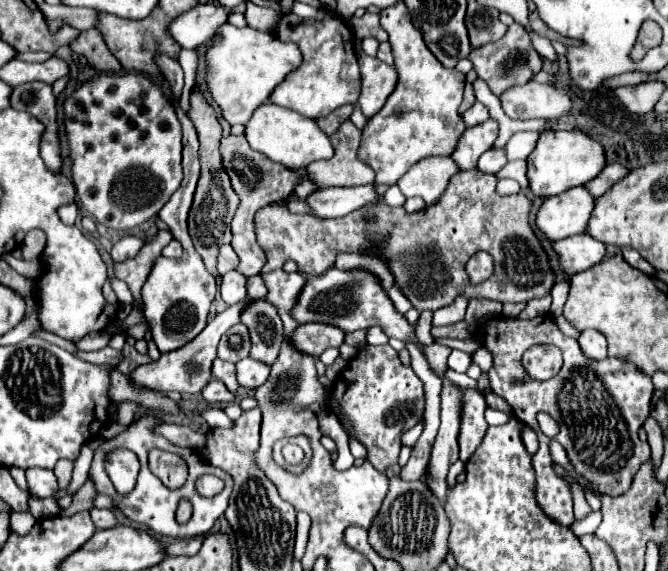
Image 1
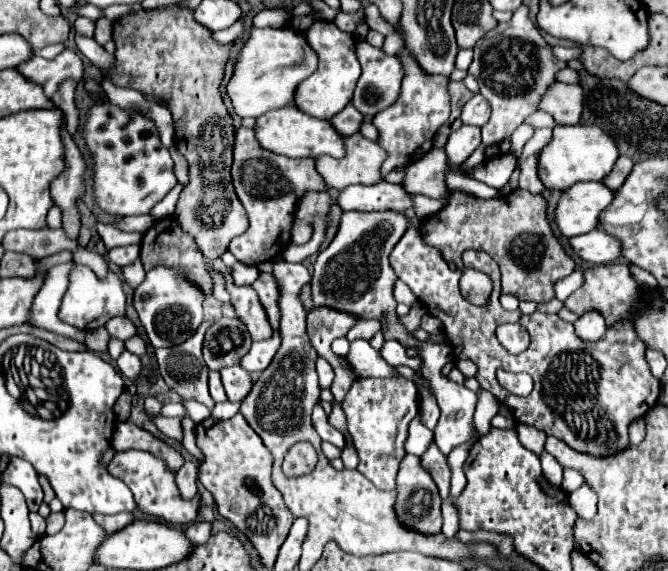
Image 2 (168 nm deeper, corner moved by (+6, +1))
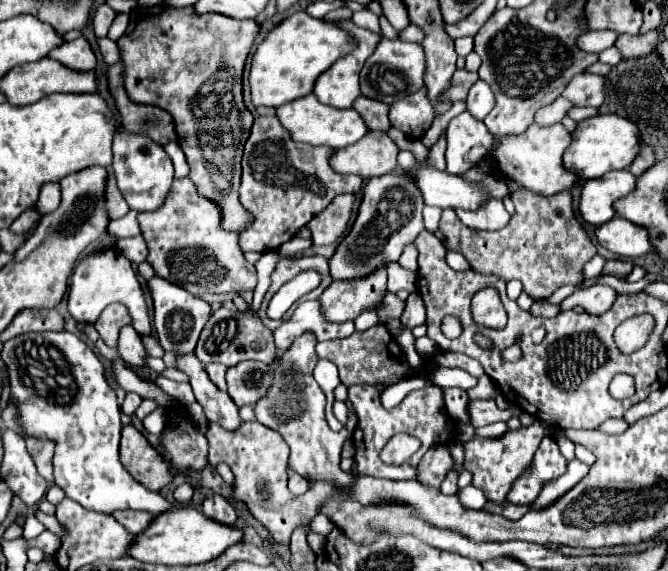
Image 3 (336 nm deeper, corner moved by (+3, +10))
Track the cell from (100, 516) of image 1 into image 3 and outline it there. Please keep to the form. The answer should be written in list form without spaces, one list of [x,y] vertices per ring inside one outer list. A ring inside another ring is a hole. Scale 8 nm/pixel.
[[[117,510],[113,512],[113,518],[117,518],[117,522],[121,522],[121,526],[125,526],[125,530],[135,536],[145,530],[145,526],[153,520],[153,514],[145,510]]]

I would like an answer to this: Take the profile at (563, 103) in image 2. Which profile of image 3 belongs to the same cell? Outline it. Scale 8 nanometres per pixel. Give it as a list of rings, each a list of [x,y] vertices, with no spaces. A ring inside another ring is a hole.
[[[583,72],[577,74],[577,78],[569,82],[569,86],[565,86],[565,94],[561,96],[569,98],[569,102],[573,102],[575,106],[599,108],[603,104],[603,84],[603,76]]]

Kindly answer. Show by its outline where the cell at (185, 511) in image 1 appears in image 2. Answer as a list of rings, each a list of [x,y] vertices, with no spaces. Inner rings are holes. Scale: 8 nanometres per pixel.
[[[186,461],[176,472],[176,484],[180,493],[187,493],[187,497],[194,497],[198,491],[196,480],[198,479],[197,464]]]

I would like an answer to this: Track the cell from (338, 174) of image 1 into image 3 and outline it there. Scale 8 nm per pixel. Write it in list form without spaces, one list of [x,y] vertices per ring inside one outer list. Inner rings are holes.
[[[369,132],[353,146],[333,150],[331,166],[341,174],[357,174],[373,178],[389,174],[397,168],[397,144],[385,132]]]

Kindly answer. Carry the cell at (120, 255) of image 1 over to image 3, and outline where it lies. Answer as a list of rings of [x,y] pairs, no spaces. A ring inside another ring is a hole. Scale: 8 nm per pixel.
[[[141,234],[139,236],[131,236],[131,238],[121,238],[117,242],[117,248],[133,264],[139,264],[139,262],[143,262],[147,258],[147,244],[145,244],[145,240],[143,240]]]

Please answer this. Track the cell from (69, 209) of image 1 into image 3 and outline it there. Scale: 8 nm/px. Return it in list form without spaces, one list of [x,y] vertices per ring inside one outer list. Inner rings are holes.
[[[51,182],[51,184],[45,184],[45,188],[41,190],[41,196],[39,196],[39,202],[35,206],[35,210],[39,214],[51,214],[59,208],[59,202],[61,202],[61,192],[59,192],[59,184]]]

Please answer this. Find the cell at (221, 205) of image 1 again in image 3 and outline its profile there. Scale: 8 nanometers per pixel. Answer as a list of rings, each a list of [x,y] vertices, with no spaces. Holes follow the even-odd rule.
[[[153,6],[135,8],[127,32],[117,40],[125,64],[127,96],[137,104],[159,106],[173,116],[179,146],[191,168],[189,180],[203,198],[217,202],[221,226],[233,232],[243,232],[253,222],[253,214],[239,202],[241,154],[253,124],[253,116],[243,104],[241,76],[257,32],[255,20],[195,14],[191,6]]]

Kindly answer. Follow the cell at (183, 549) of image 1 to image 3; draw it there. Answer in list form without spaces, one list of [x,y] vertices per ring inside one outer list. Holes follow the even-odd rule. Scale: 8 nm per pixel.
[[[219,494],[209,496],[209,498],[201,504],[201,512],[203,512],[207,518],[211,518],[211,520],[215,520],[215,522],[221,522],[221,524],[227,524],[227,526],[233,526],[235,520],[237,520],[237,514],[235,514],[233,504],[231,504],[227,498],[219,496]]]

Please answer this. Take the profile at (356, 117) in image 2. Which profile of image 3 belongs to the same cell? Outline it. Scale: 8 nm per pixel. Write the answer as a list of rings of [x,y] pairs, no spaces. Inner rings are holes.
[[[359,96],[357,102],[353,104],[353,108],[361,114],[361,118],[365,120],[365,126],[369,126],[369,130],[387,130],[391,126],[389,118],[387,118],[389,106],[383,102]]]

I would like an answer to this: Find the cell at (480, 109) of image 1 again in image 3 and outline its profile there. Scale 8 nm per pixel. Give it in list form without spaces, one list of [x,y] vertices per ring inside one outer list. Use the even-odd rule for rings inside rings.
[[[477,80],[473,84],[473,88],[469,90],[469,98],[467,98],[467,110],[477,118],[483,120],[495,106],[495,96],[491,92],[489,86],[485,86],[483,80]]]

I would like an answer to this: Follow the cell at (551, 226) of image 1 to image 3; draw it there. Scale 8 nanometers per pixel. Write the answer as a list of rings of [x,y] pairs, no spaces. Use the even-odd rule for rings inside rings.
[[[629,170],[609,172],[601,178],[587,180],[579,198],[579,214],[587,224],[599,226],[615,216],[613,202],[635,188],[635,176]]]

